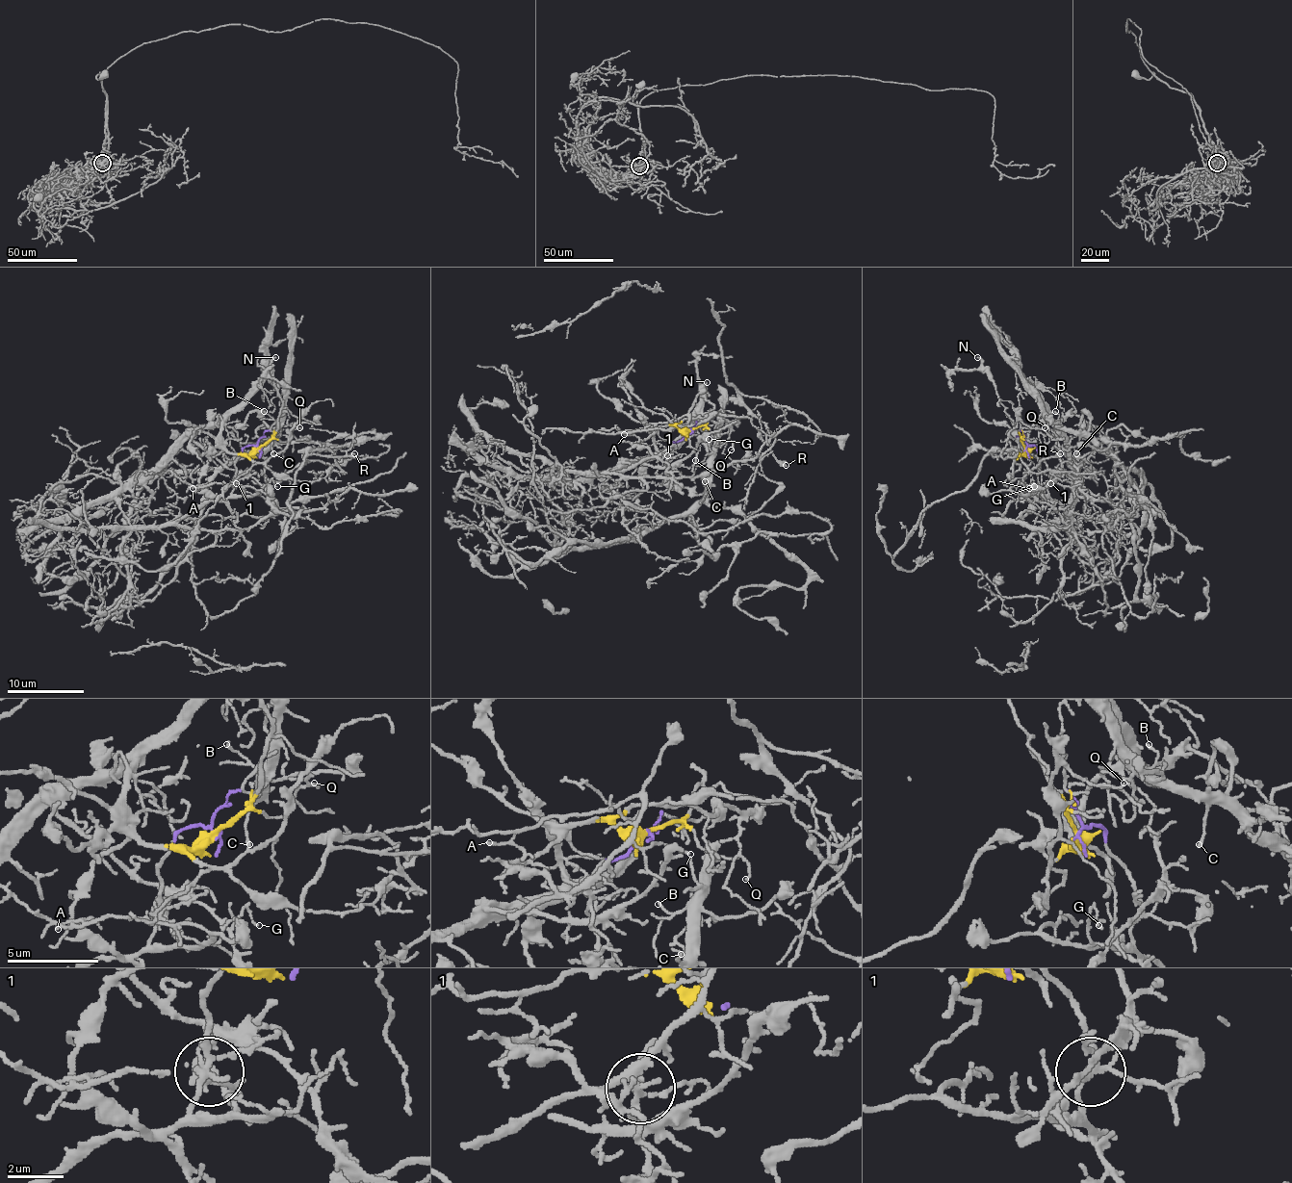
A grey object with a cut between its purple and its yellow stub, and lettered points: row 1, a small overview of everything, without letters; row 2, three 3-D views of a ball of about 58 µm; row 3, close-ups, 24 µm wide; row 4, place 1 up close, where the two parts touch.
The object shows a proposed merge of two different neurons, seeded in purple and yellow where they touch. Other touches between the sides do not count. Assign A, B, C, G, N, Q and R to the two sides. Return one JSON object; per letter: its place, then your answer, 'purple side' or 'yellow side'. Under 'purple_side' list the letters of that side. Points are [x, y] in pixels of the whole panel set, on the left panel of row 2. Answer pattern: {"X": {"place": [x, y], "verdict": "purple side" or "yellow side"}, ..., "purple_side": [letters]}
{"A": {"place": [193, 488], "verdict": "purple side"}, "B": {"place": [264, 411], "verdict": "yellow side"}, "C": {"place": [273, 453], "verdict": "yellow side"}, "G": {"place": [277, 486], "verdict": "purple side"}, "N": {"place": [275, 357], "verdict": "yellow side"}, "Q": {"place": [299, 427], "verdict": "yellow side"}, "R": {"place": [354, 453], "verdict": "yellow side"}, "purple_side": ["A", "G"]}

